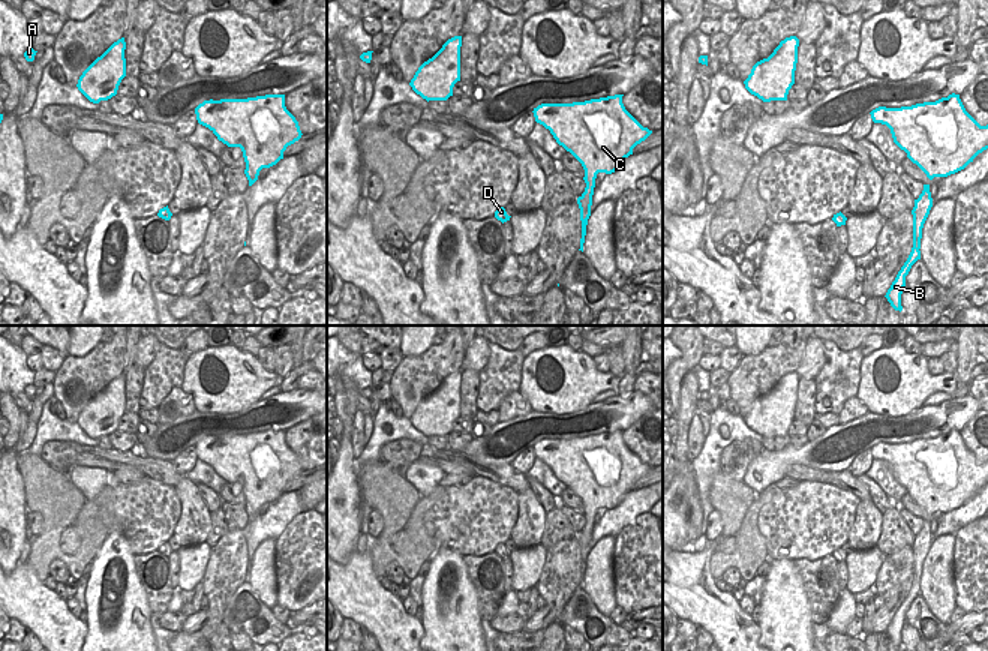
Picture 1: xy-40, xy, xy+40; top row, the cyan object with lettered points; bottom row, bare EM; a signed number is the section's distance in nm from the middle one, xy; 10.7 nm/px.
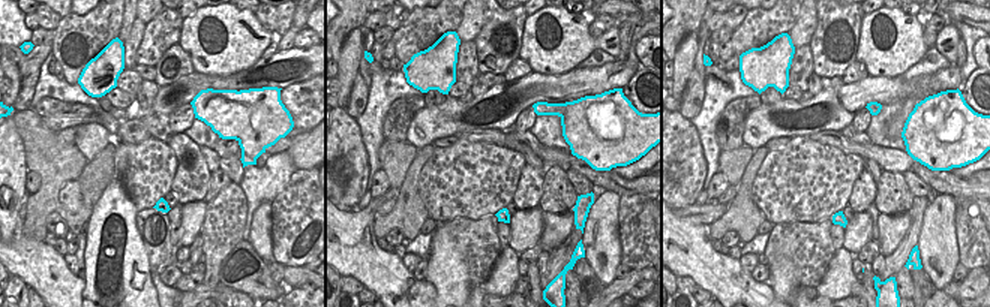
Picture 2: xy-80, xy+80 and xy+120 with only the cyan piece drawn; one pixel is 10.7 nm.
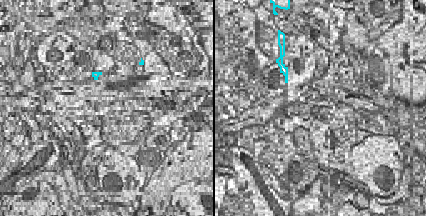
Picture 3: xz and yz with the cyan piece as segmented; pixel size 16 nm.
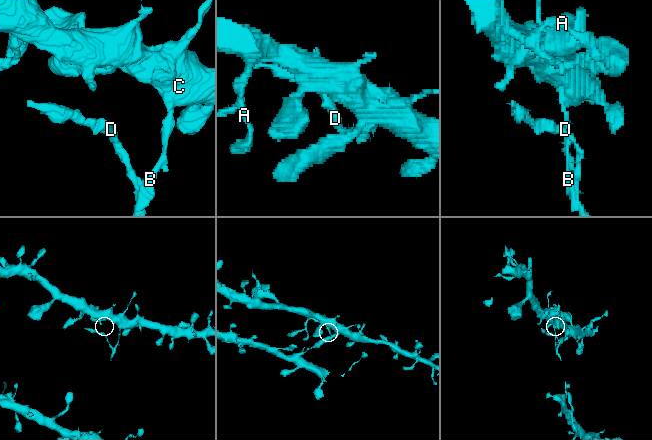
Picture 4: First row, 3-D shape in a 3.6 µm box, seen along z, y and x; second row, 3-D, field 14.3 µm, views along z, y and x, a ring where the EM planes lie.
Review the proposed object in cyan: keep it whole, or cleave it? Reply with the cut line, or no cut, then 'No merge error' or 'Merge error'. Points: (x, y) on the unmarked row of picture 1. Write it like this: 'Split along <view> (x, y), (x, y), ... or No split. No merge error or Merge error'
Split along xy+40 (913, 575), (919, 584). Merge error

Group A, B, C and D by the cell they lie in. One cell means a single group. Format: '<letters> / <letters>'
A C / B D

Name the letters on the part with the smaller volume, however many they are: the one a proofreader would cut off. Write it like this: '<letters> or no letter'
B, D

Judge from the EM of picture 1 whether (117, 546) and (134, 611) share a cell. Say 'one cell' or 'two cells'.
one cell

